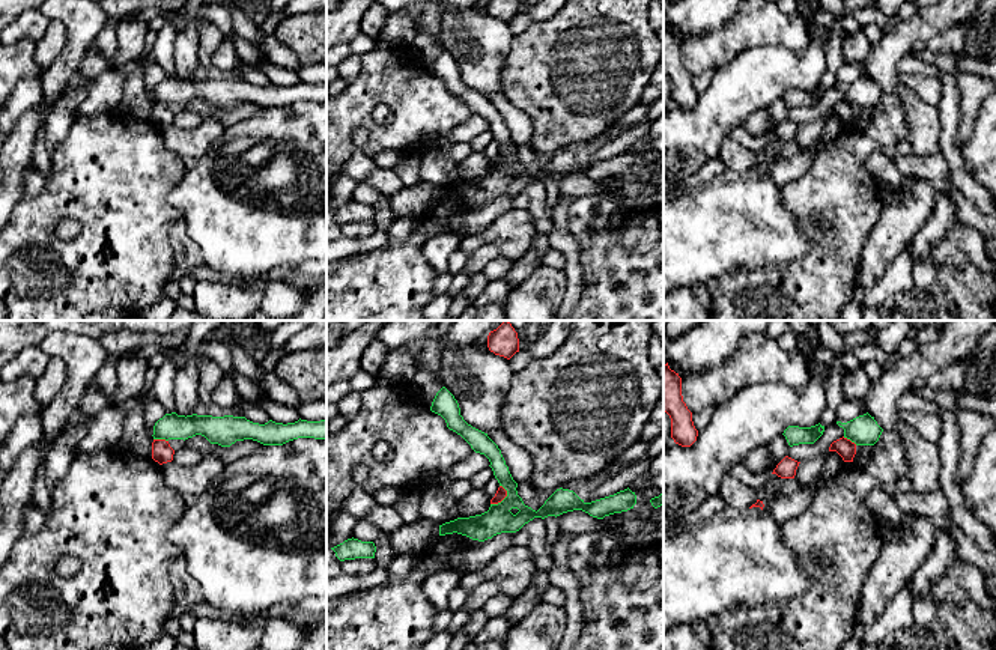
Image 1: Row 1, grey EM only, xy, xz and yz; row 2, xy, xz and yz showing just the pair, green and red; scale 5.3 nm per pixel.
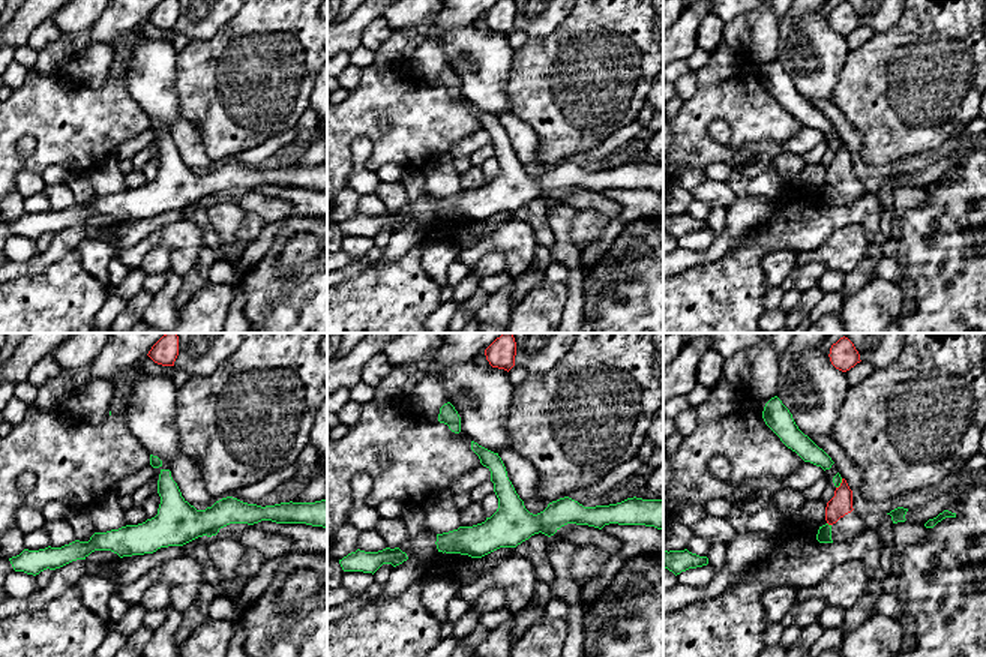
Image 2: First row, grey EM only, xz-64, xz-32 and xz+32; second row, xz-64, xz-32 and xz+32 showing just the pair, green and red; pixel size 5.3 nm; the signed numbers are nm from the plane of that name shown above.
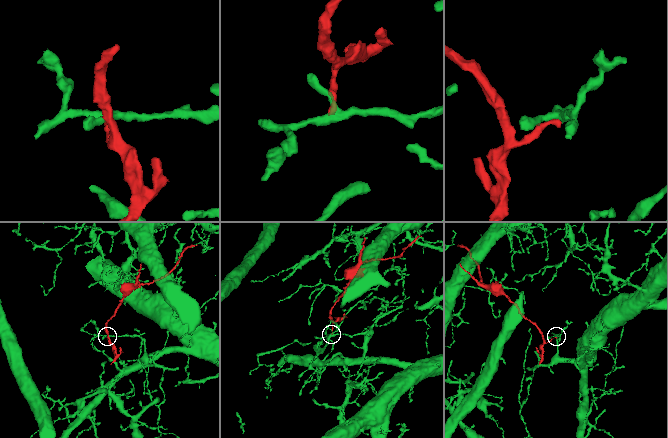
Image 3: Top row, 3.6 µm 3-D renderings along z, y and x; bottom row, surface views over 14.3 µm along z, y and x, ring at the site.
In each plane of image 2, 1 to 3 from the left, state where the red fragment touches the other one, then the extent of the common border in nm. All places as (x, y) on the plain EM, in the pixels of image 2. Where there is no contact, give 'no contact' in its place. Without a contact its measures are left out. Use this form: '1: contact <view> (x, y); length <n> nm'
1: no contact
2: no contact
3: contact xz+32 (827, 188); length 30 nm

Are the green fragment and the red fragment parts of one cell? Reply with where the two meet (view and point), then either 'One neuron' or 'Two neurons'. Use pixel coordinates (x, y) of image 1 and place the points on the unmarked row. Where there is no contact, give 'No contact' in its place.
Touches green at xz (504, 161). Two neurons

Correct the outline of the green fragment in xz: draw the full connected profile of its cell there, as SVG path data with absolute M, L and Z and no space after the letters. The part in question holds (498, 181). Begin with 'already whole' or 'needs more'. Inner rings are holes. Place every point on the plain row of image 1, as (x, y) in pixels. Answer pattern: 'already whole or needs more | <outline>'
already whole | M445 50L436 56L430 74L441 78L447 90L460 98L475 116L489 122L495 141L507 153L507 159L498 167L490 167L487 175L439 188L439 199L457 196L484 205L501 196L516 196L534 181L557 181L567 175L582 173L593 181L603 182L627 175L636 167L636 158L629 150L591 166L585 166L573 153L560 150L536 175L525 169L518 158L518 146L513 143L498 108L487 96L463 83L457 63Z

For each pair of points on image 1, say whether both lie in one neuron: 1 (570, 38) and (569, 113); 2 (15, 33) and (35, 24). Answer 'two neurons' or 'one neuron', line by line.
1: one neuron
2: one neuron

